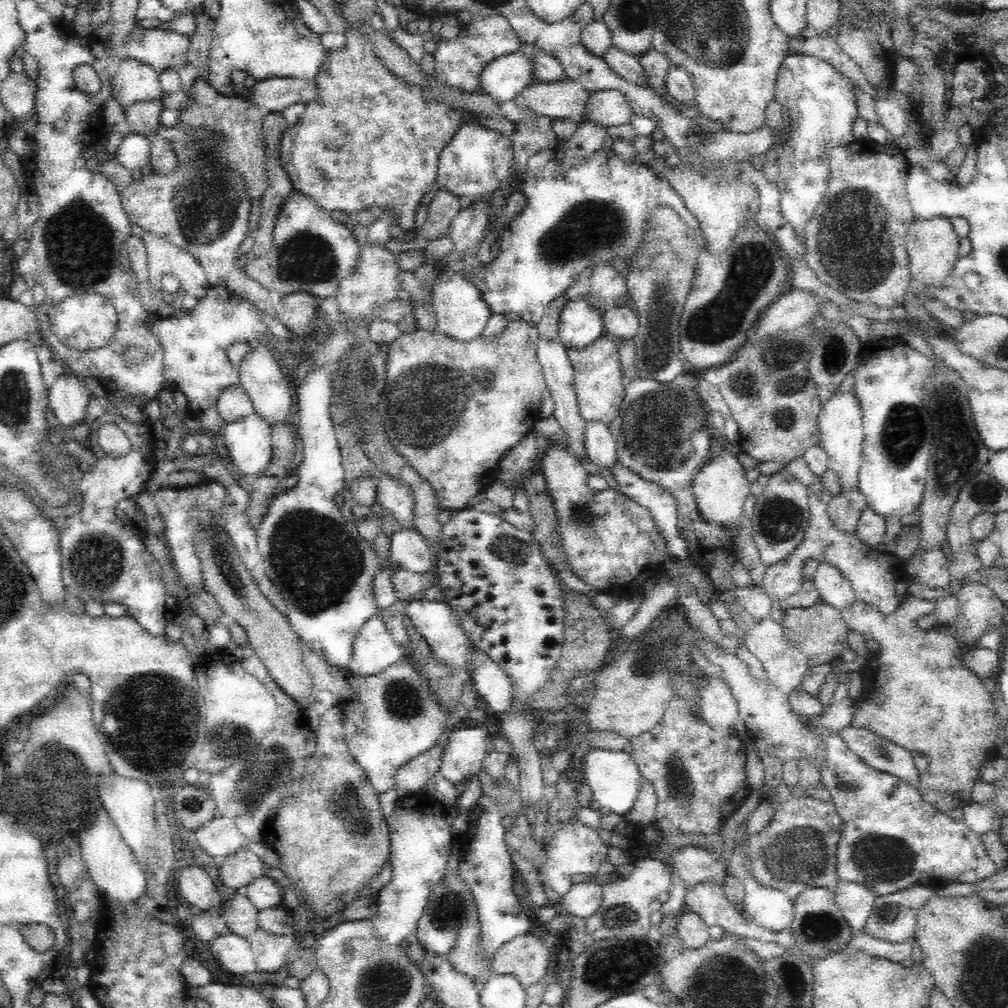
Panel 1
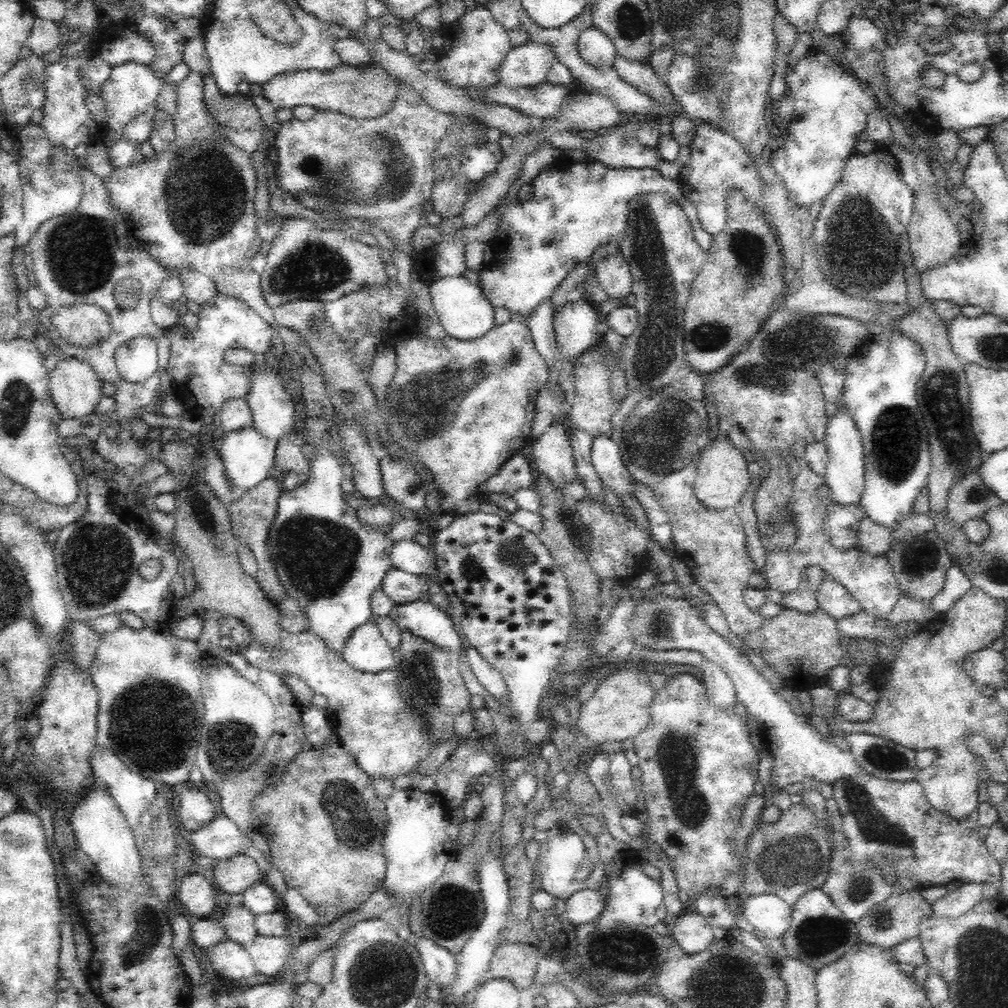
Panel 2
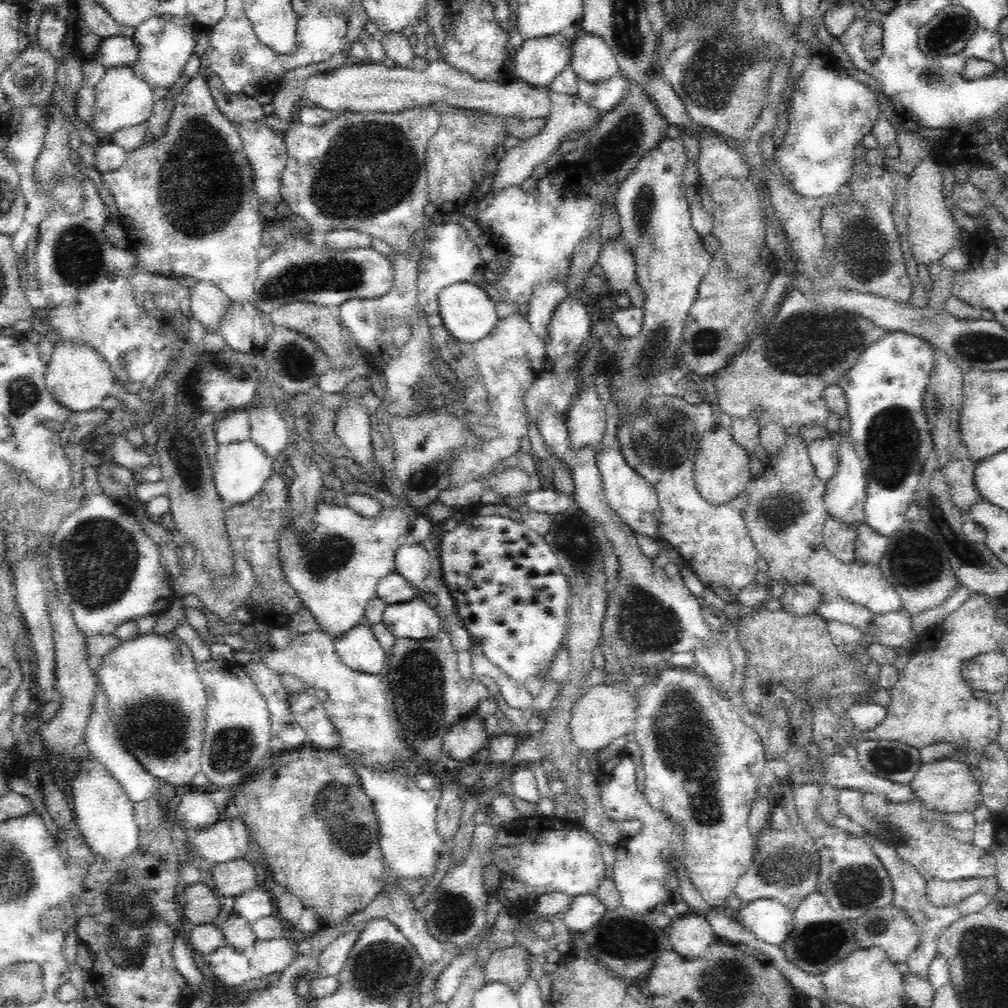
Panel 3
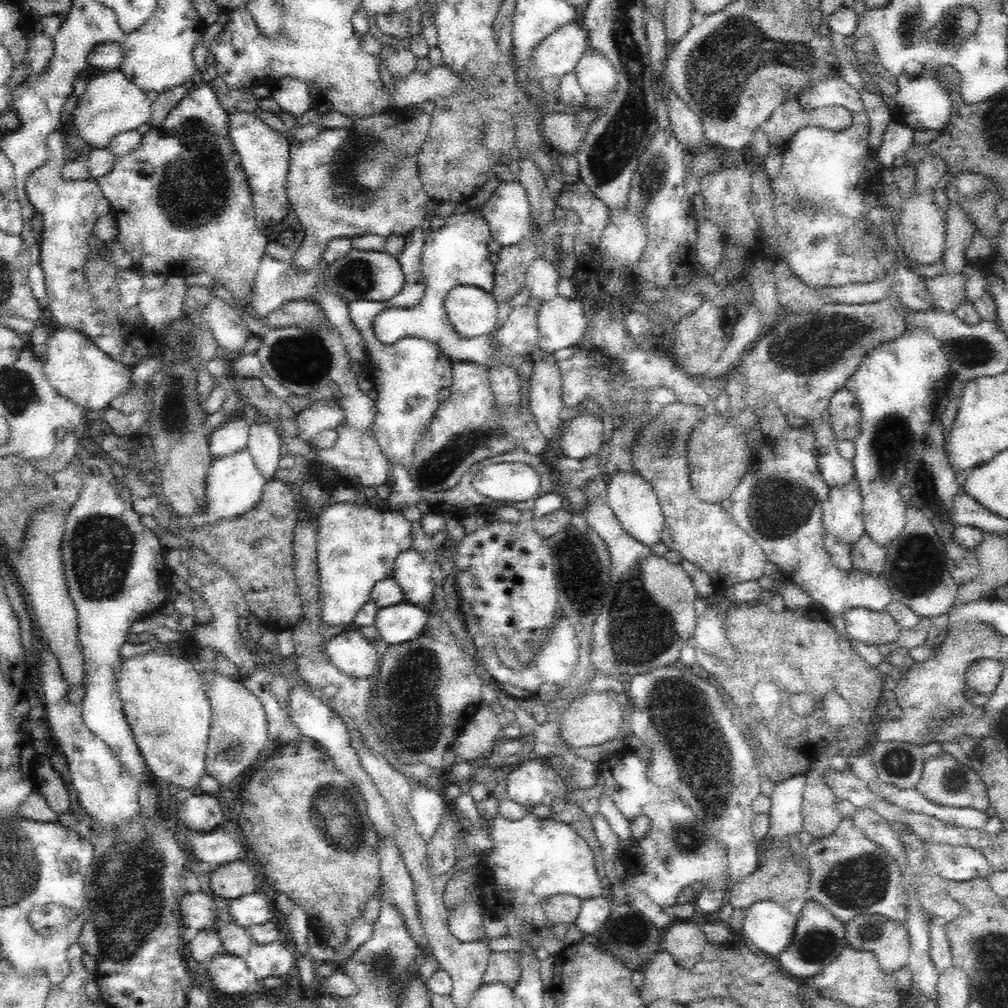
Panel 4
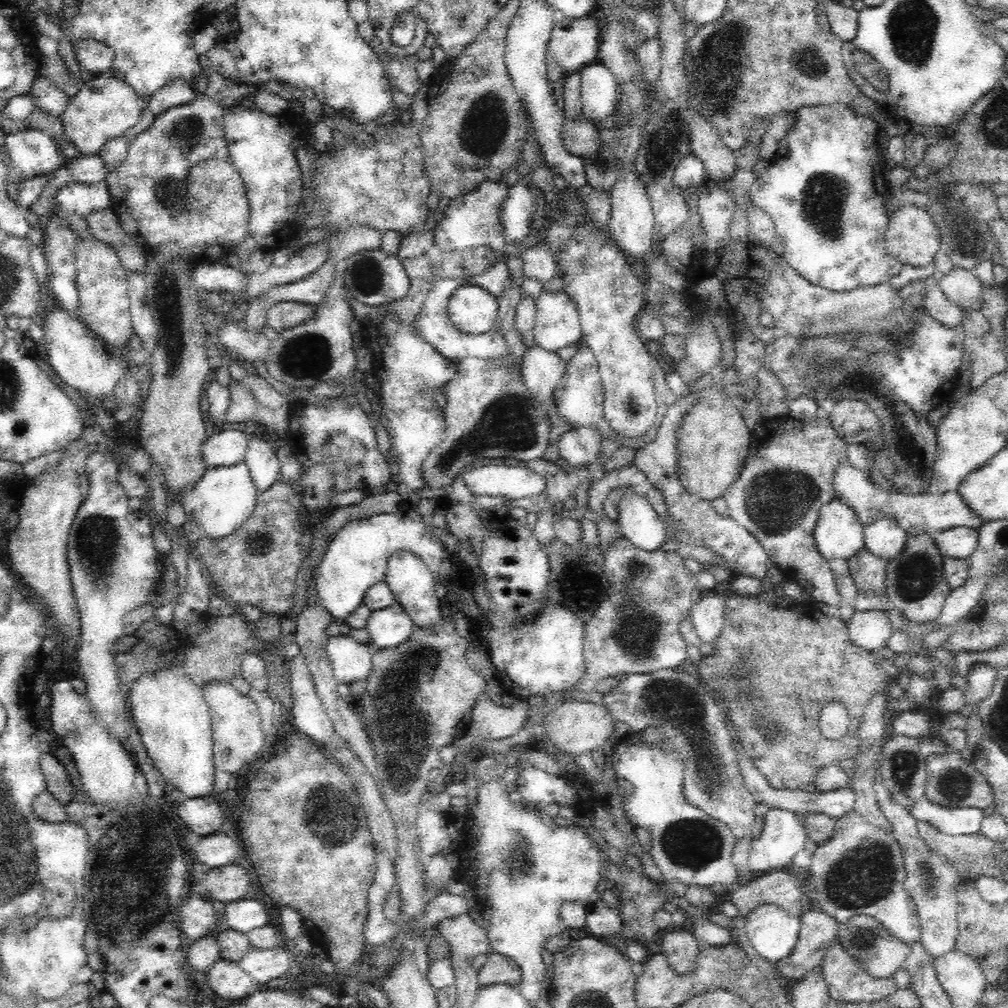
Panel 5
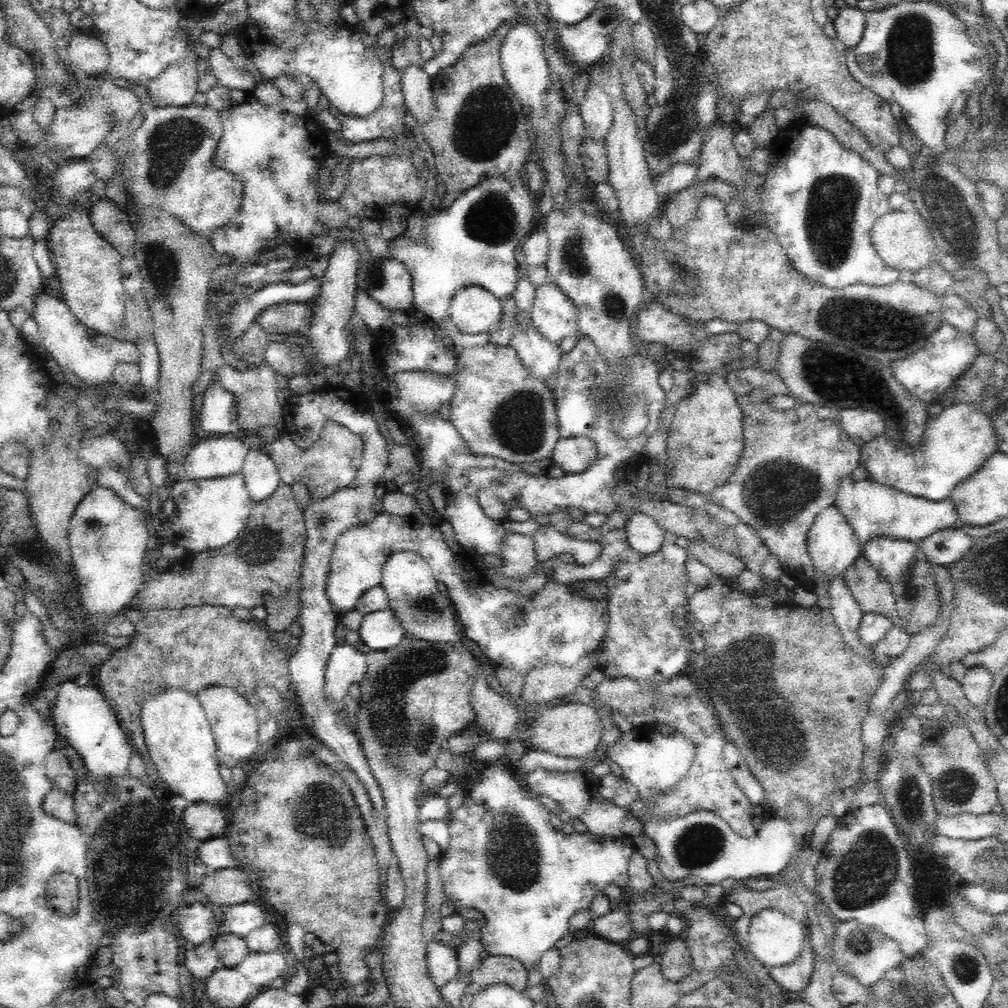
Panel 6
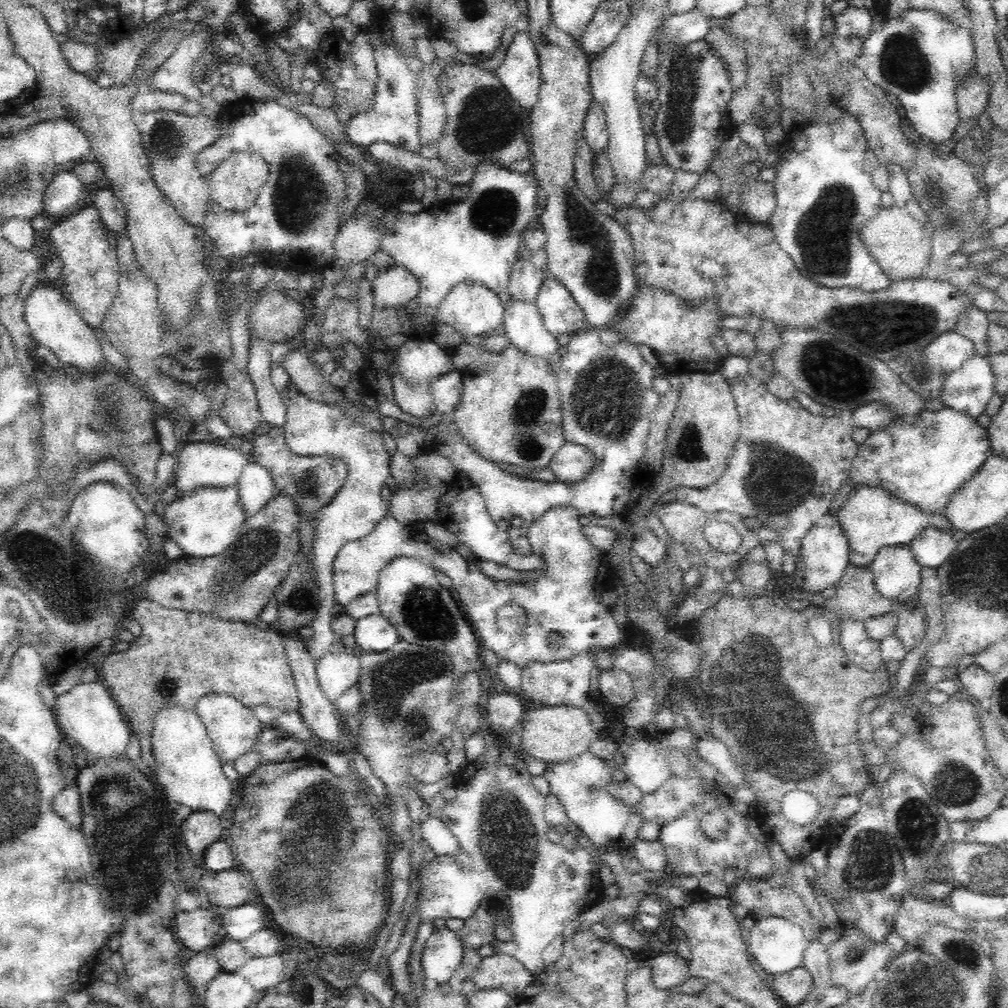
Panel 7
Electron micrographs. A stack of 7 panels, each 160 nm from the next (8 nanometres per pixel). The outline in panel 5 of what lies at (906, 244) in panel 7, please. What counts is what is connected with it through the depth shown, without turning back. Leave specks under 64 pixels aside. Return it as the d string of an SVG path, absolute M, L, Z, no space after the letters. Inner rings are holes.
M902 205L892 216L889 216L885 242L888 254L903 265L917 267L933 262L935 254L942 249L941 237L932 215L926 209L918 209L914 205Z

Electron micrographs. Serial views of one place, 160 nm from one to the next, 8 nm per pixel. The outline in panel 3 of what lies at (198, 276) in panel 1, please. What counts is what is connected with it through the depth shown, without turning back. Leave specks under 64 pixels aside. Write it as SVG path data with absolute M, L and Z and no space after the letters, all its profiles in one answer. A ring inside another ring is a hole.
M198 281L190 288L192 318L201 322L207 332L217 332L233 302L208 281Z

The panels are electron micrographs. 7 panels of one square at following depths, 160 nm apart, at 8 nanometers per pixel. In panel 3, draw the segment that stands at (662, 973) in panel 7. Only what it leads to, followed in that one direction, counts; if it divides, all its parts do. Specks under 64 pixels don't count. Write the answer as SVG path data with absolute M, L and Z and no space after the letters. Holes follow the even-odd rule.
M697 914L678 916L678 920L670 922L670 925L669 939L672 943L672 951L685 959L704 956L709 944L716 938L710 923Z

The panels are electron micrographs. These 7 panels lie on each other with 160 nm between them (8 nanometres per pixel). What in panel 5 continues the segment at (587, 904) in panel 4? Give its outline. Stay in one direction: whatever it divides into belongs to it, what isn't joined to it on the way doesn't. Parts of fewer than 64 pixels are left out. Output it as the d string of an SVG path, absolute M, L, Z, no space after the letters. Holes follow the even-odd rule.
M602 899L588 906L585 927L592 936L612 938L622 928L619 909L612 909Z

